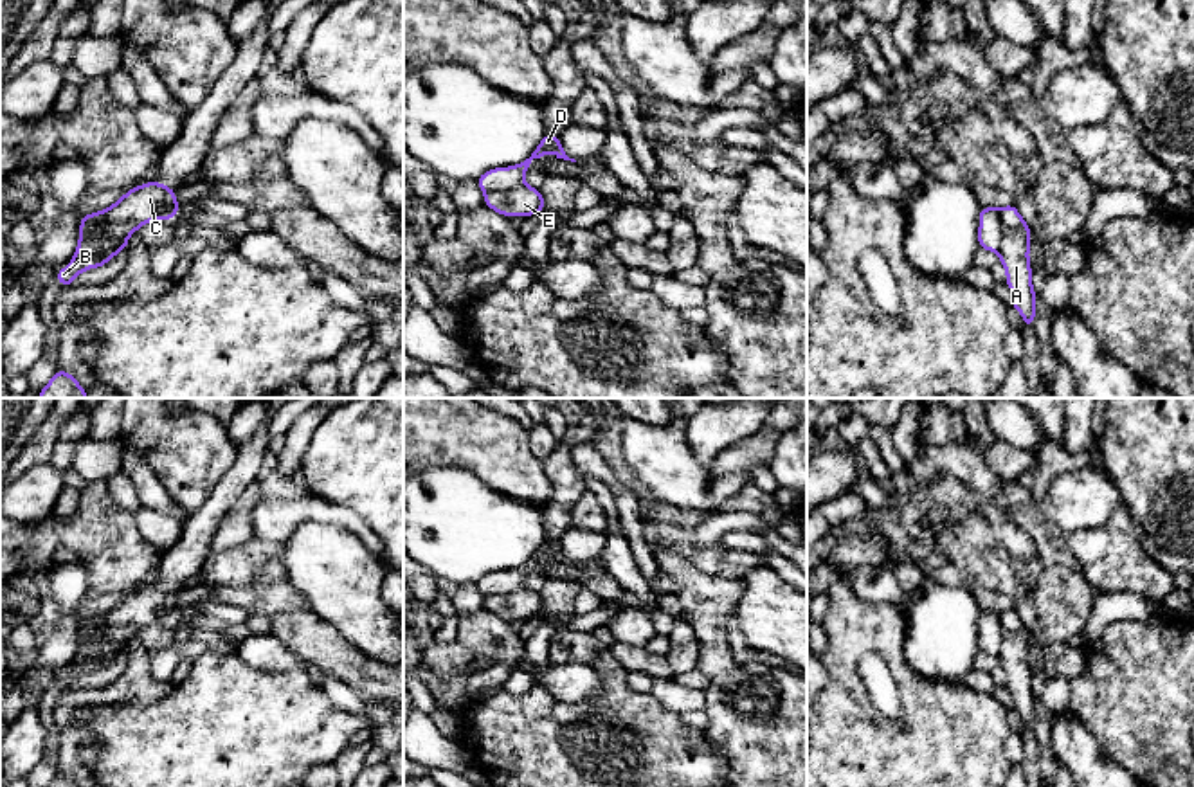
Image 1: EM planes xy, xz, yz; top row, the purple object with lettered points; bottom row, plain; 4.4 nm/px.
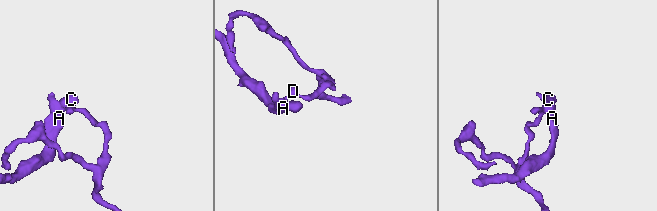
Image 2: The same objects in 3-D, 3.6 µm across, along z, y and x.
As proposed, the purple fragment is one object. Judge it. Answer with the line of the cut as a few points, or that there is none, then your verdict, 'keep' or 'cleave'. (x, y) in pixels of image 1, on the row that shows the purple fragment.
xy (101, 211), (98, 220), (103, 235), (85, 236), (80, 242) | cleave

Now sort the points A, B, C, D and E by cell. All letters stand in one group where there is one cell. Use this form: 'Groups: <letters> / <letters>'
Groups: A B C E / D

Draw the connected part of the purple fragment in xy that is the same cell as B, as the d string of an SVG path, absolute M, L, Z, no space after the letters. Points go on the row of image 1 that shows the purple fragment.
M157 180L130 189L113 205L99 213L97 220L104 236L85 236L77 243L72 263L61 268L54 279L70 288L77 274L106 265L117 252L124 250L131 232L148 222L173 220L178 207L175 189Z

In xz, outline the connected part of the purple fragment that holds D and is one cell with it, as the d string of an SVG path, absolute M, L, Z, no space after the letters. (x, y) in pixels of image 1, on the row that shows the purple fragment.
M546 133L546 137L540 140L540 144L537 146L537 149L531 153L529 158L526 158L517 166L490 169L483 173L479 178L475 178L475 182L483 193L515 189L524 184L524 175L531 160L546 157L549 151L553 151L556 158L576 162L574 158L569 158L565 155L556 135Z

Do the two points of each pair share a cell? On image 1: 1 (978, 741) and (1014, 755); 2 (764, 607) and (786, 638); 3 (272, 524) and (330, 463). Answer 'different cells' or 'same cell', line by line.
1: different cells
2: same cell
3: different cells

